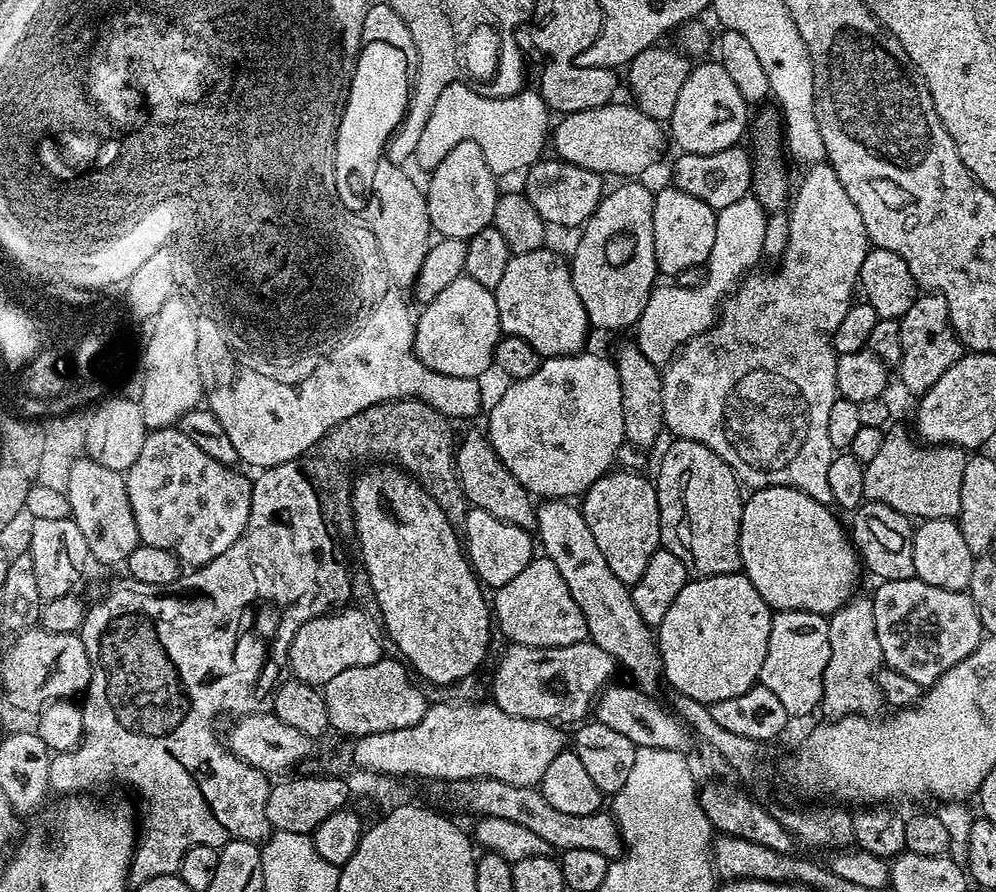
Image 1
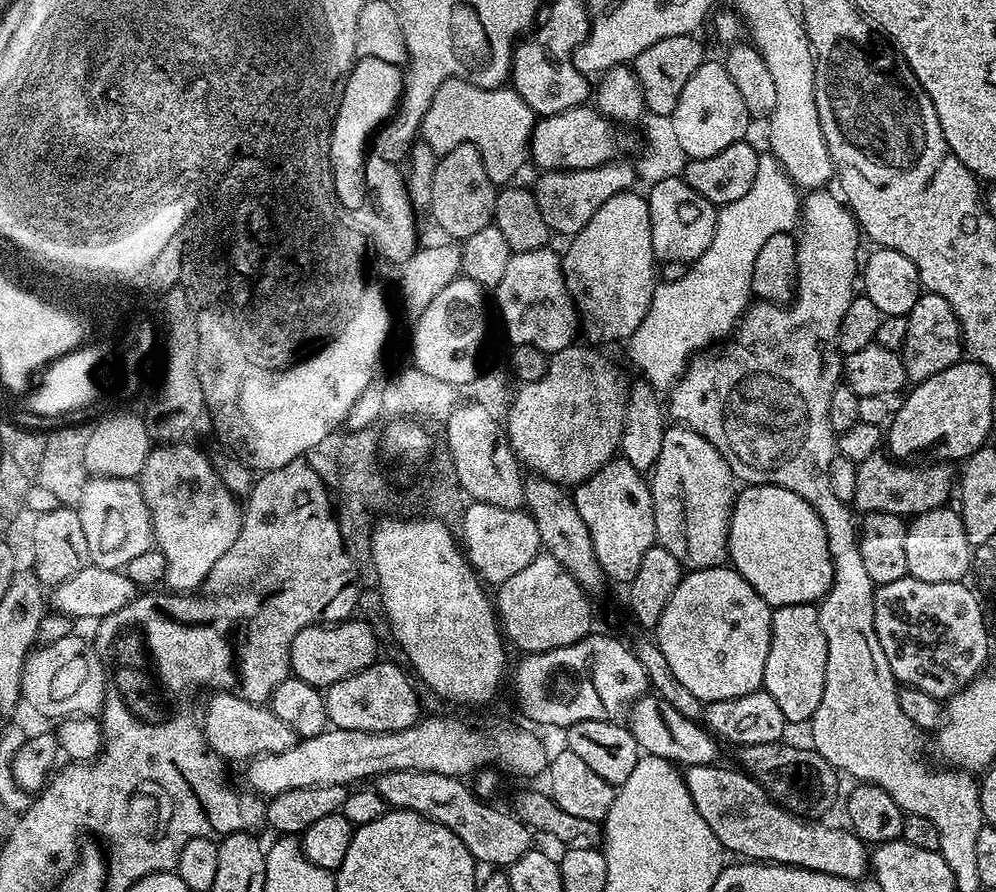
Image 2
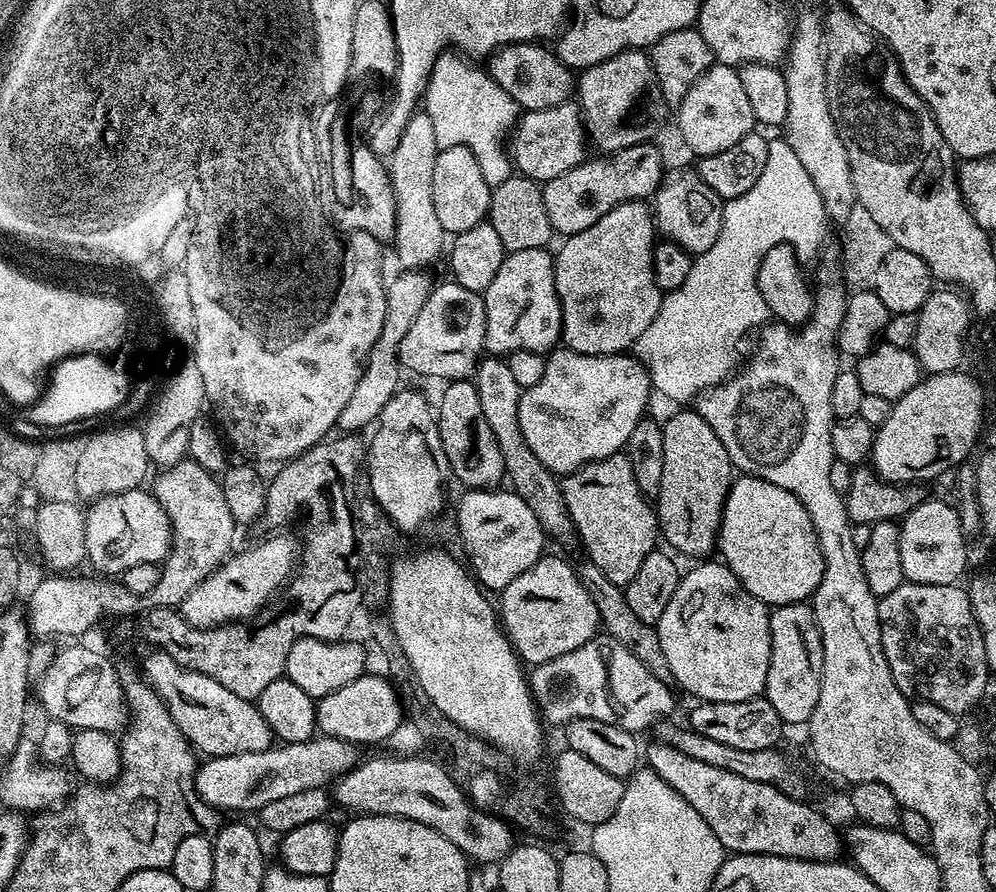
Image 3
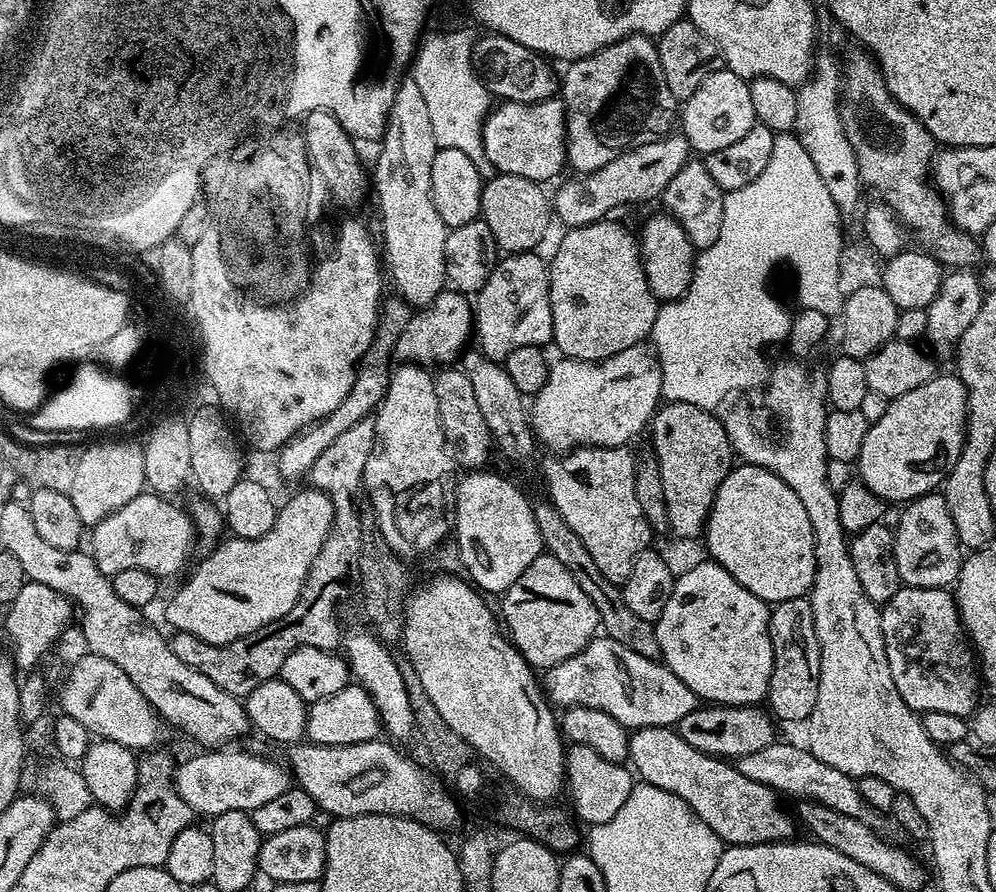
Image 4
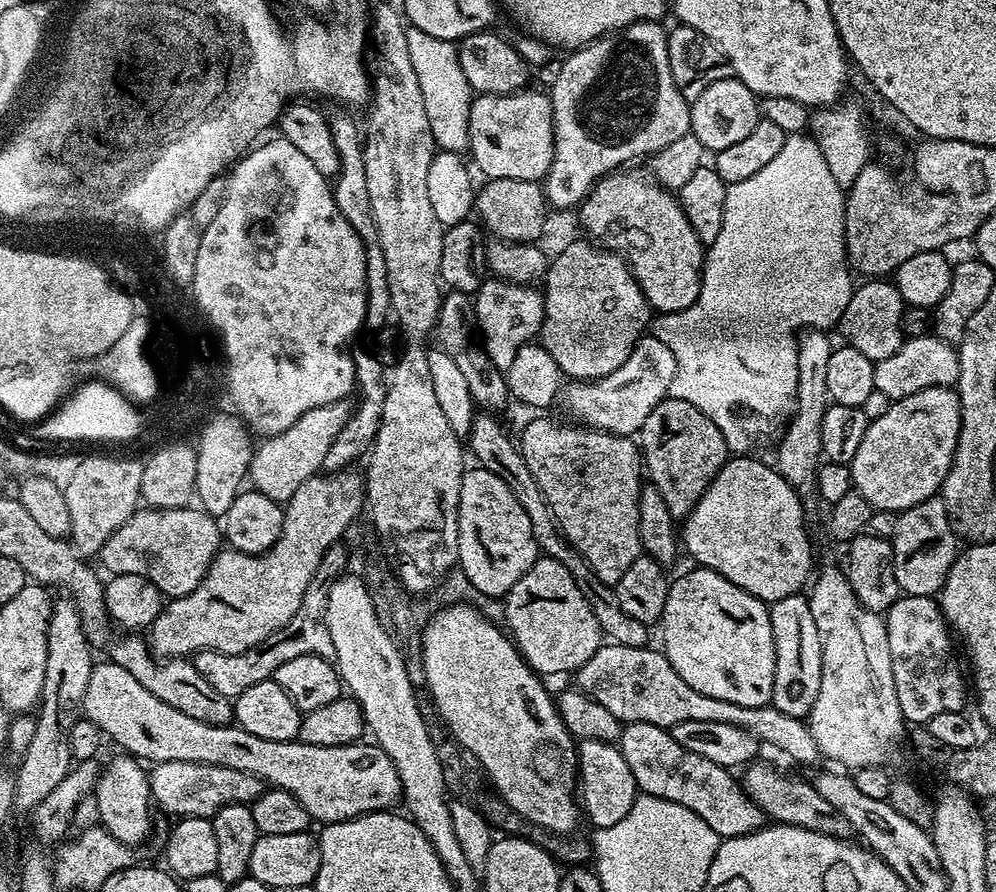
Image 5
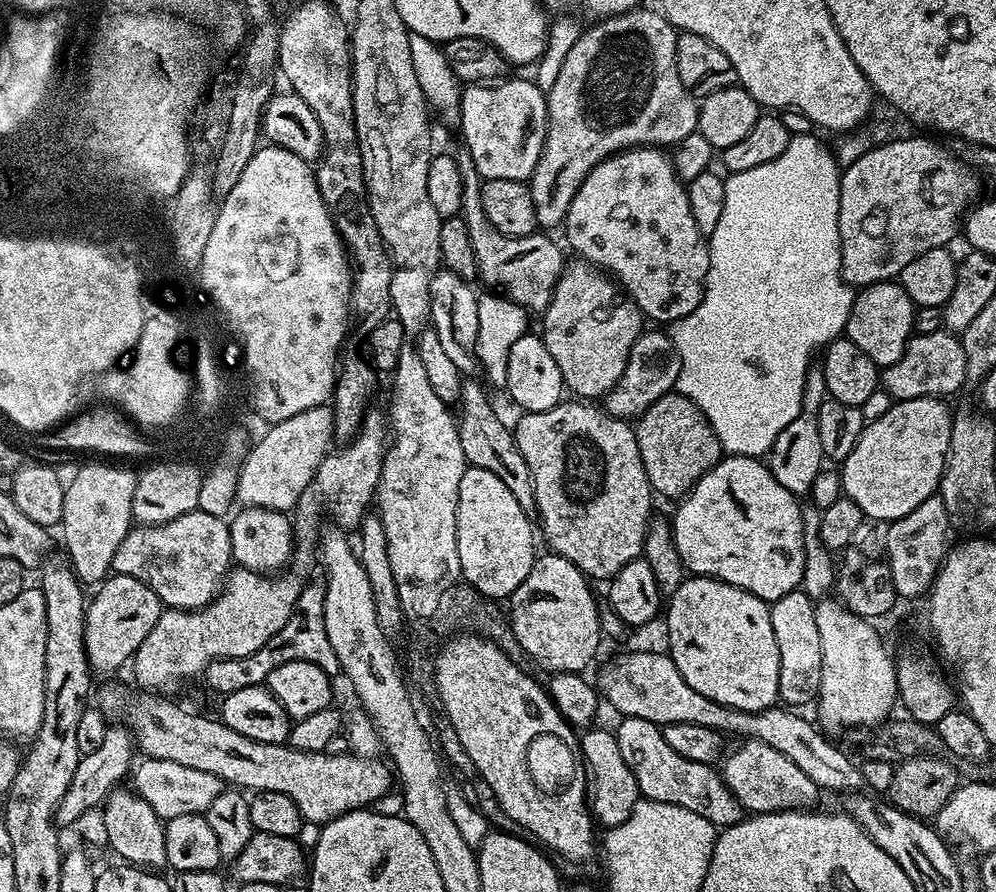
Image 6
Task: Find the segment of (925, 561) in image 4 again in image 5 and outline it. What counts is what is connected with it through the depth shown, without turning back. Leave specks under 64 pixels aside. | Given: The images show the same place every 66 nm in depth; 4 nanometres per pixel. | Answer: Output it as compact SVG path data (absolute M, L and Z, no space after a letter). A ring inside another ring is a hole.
M933 498L926 502L918 502L918 506L910 506L905 512L895 517L896 525L890 531L892 553L894 554L894 574L898 578L898 586L905 596L918 595L935 597L943 588L950 574L950 566L958 555L958 537L950 526L950 518L946 514L943 500Z

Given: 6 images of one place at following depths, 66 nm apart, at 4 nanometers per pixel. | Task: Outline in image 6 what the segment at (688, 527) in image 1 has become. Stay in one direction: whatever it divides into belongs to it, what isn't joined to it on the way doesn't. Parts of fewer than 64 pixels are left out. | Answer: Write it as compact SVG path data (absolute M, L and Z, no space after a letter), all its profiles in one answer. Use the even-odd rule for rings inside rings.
M673 390L658 398L635 421L636 441L653 493L683 498L722 459L722 449L706 414Z

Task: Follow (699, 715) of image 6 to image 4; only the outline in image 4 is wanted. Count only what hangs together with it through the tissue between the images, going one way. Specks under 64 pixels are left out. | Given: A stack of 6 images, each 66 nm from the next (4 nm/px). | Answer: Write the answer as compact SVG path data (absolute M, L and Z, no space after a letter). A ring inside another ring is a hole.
M603 634L593 638L574 658L547 669L542 676L542 688L547 699L561 709L586 706L602 710L629 730L675 726L698 706L690 686L681 682L667 664L636 654Z

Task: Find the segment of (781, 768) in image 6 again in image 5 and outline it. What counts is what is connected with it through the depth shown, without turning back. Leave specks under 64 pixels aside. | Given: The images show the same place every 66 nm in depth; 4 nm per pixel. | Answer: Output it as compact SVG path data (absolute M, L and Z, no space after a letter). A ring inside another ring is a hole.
M749 763L743 769L745 772L744 776L742 775L742 783L745 792L763 808L765 817L778 824L793 824L827 836L848 838L853 835L850 822L846 822L846 818L842 818L842 814L838 814L834 806L830 806L830 802L822 798L822 794L818 794L816 785L811 779L803 780L800 776L787 776L786 773L779 772L768 764L760 763Z

